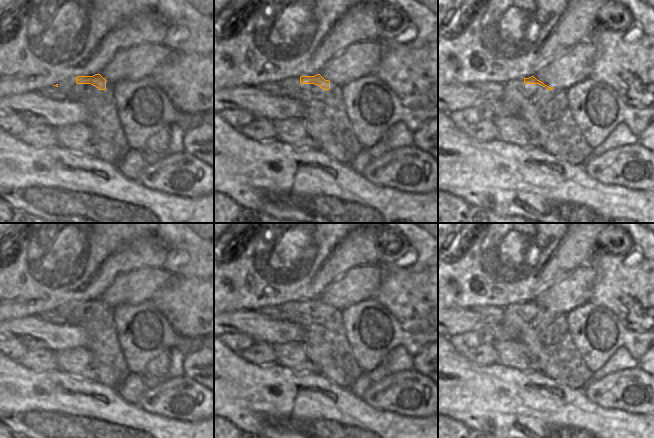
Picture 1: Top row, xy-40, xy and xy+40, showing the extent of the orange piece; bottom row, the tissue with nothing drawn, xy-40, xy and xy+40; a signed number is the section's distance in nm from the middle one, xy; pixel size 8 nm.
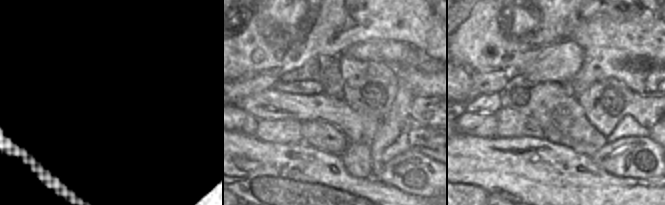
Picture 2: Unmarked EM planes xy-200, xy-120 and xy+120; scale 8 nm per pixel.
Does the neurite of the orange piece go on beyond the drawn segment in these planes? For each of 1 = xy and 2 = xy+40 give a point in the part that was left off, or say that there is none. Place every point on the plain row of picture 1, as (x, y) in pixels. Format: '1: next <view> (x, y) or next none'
1: next none
2: next none

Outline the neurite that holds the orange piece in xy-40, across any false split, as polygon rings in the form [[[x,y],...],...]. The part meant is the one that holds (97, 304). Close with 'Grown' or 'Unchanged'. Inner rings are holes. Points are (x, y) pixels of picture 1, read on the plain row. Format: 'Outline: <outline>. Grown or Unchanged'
Outline: [[[95,298],[93,300],[77,300],[77,308],[91,308],[98,312],[99,314],[106,313],[106,303],[103,302],[100,298]]]. Unchanged

